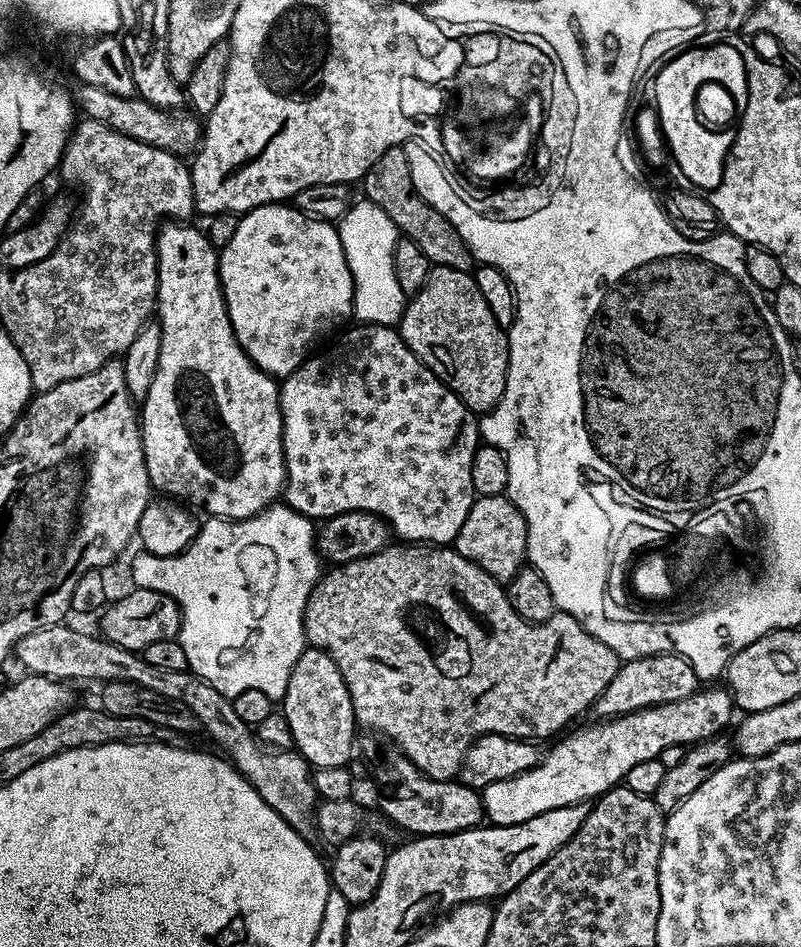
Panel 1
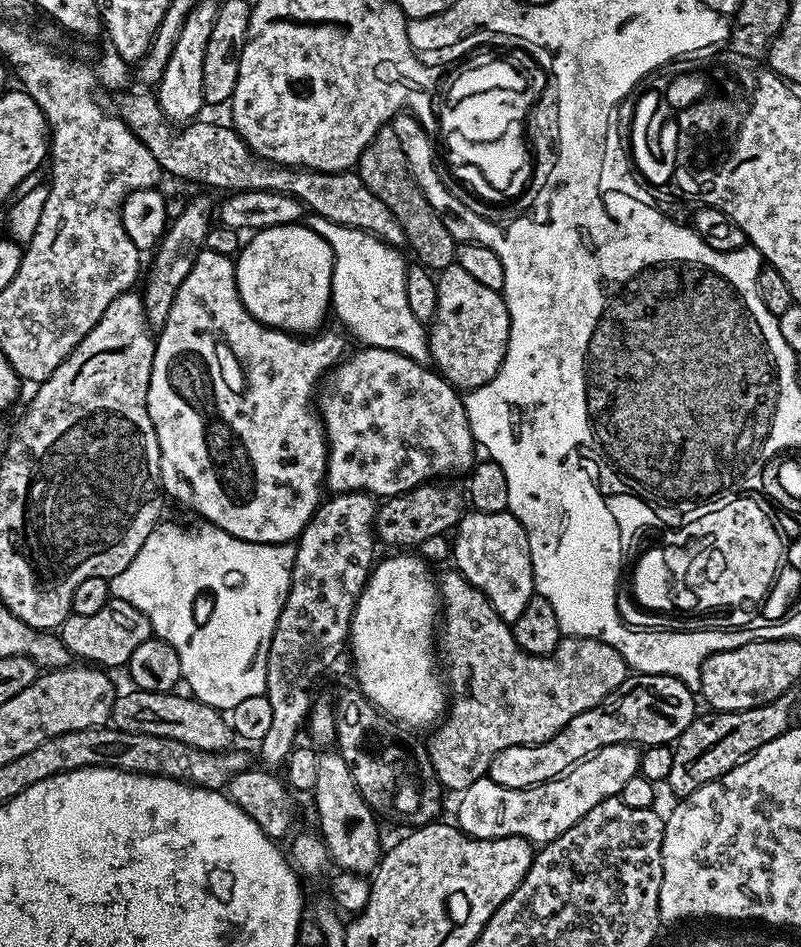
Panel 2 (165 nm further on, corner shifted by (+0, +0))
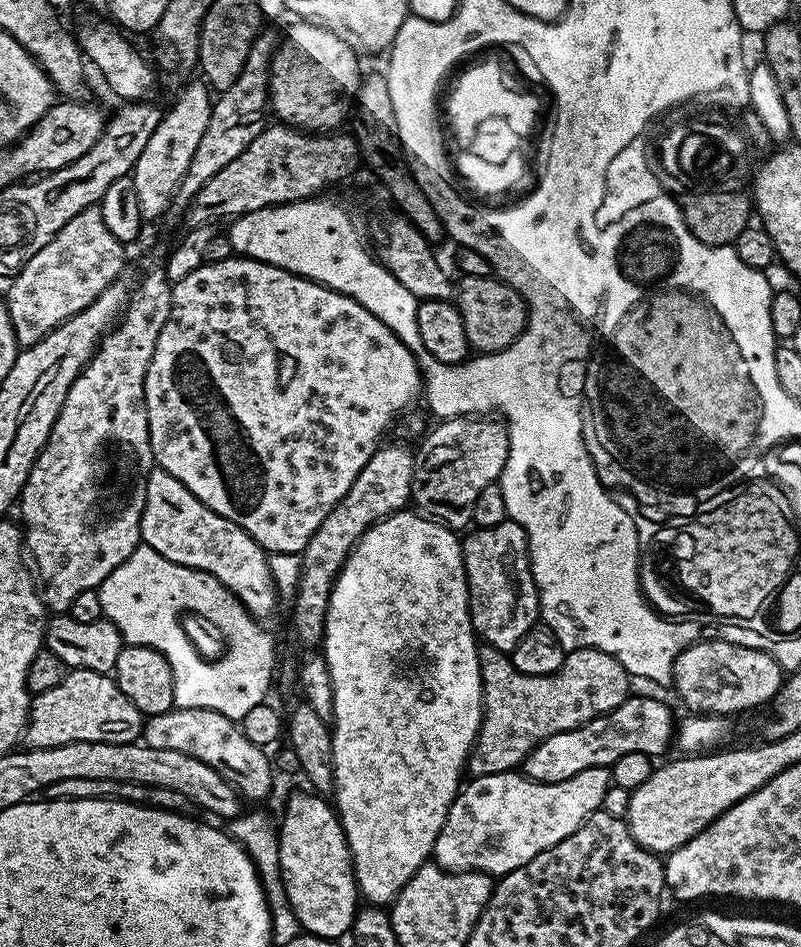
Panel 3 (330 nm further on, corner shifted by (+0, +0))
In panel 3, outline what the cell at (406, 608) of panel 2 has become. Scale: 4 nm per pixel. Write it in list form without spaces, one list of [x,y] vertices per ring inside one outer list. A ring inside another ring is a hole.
[[[405,510],[396,512],[392,516],[388,516],[384,520],[368,528],[366,534],[362,534],[362,538],[352,548],[351,554],[346,558],[346,562],[342,566],[342,570],[338,574],[338,578],[332,583],[332,593],[330,594],[330,606],[326,614],[326,626],[324,627],[324,639],[322,641],[322,655],[324,665],[328,667],[330,674],[330,682],[332,683],[332,718],[330,727],[332,730],[332,765],[334,766],[334,808],[338,813],[339,822],[344,828],[345,840],[349,846],[349,852],[352,855],[352,866],[355,872],[356,885],[359,888],[359,895],[363,897],[369,905],[388,906],[395,900],[398,893],[402,890],[402,886],[406,886],[406,882],[410,882],[410,878],[423,866],[429,863],[430,857],[433,855],[436,839],[442,830],[442,826],[446,822],[446,814],[450,810],[450,806],[454,802],[456,793],[462,787],[462,779],[466,772],[468,756],[472,752],[472,745],[476,742],[476,735],[480,733],[480,718],[482,715],[482,693],[480,690],[480,653],[478,651],[478,637],[472,631],[472,619],[470,618],[470,610],[468,609],[468,583],[464,577],[464,549],[462,540],[453,529],[447,528],[446,525],[438,520],[431,519],[419,511]]]

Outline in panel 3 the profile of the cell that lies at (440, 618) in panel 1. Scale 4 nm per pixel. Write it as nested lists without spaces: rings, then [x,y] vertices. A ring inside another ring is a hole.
[[[487,646],[479,649],[480,653],[480,690],[482,693],[482,715],[480,733],[472,745],[468,756],[466,772],[469,777],[502,774],[519,769],[524,759],[546,738],[559,732],[581,728],[595,716],[614,710],[630,695],[628,671],[610,654],[593,648],[574,648],[565,655],[562,666],[549,676],[522,674],[514,670],[511,659],[496,648]]]

